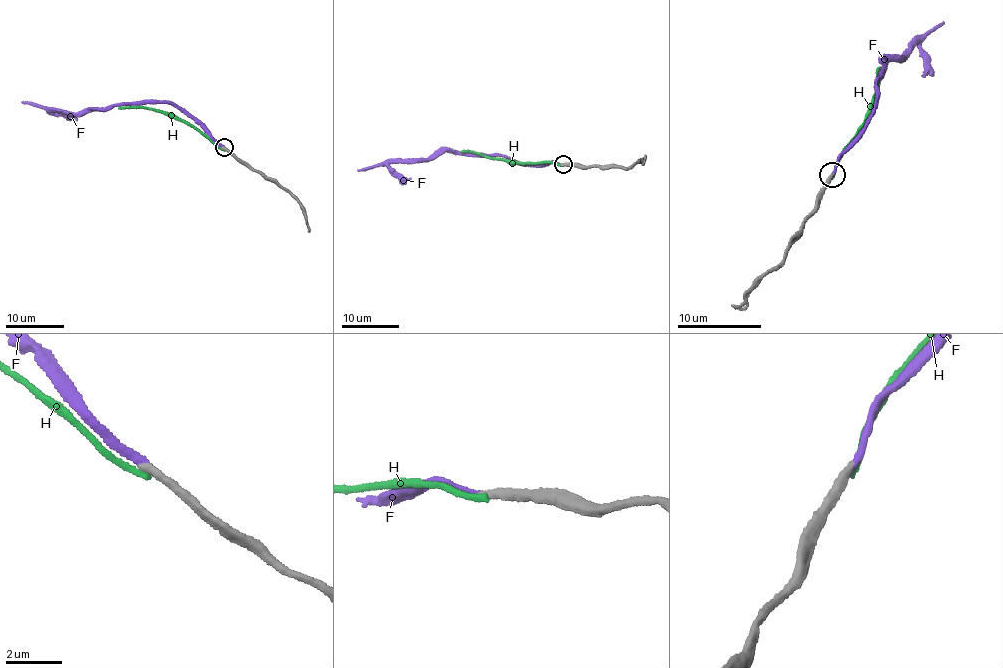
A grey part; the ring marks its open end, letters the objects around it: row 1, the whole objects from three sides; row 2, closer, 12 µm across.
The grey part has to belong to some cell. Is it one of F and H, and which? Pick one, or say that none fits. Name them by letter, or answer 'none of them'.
F

